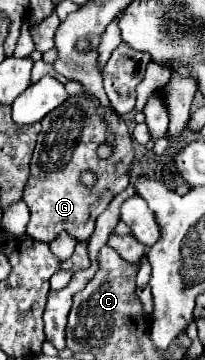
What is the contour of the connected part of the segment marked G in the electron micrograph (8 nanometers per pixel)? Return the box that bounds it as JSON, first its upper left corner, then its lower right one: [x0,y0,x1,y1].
[23,96,133,242]

